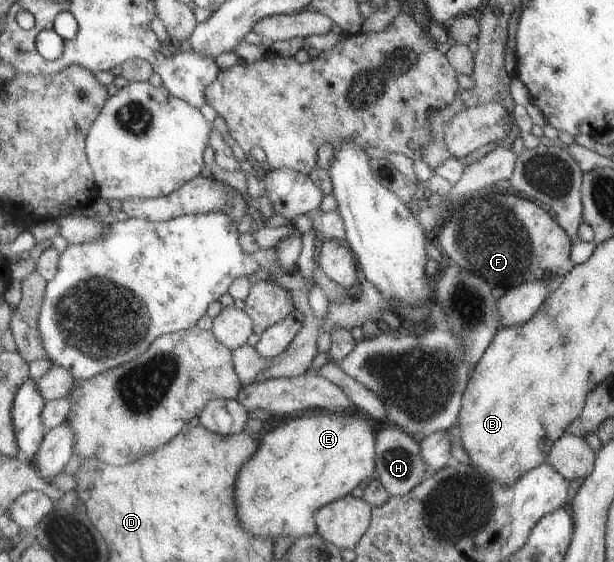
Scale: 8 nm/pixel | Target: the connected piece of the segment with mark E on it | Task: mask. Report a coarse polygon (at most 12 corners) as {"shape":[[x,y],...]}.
{"shape":[[360,413],[261,437],[236,480],[253,536],[318,534],[317,511],[372,473]]}

